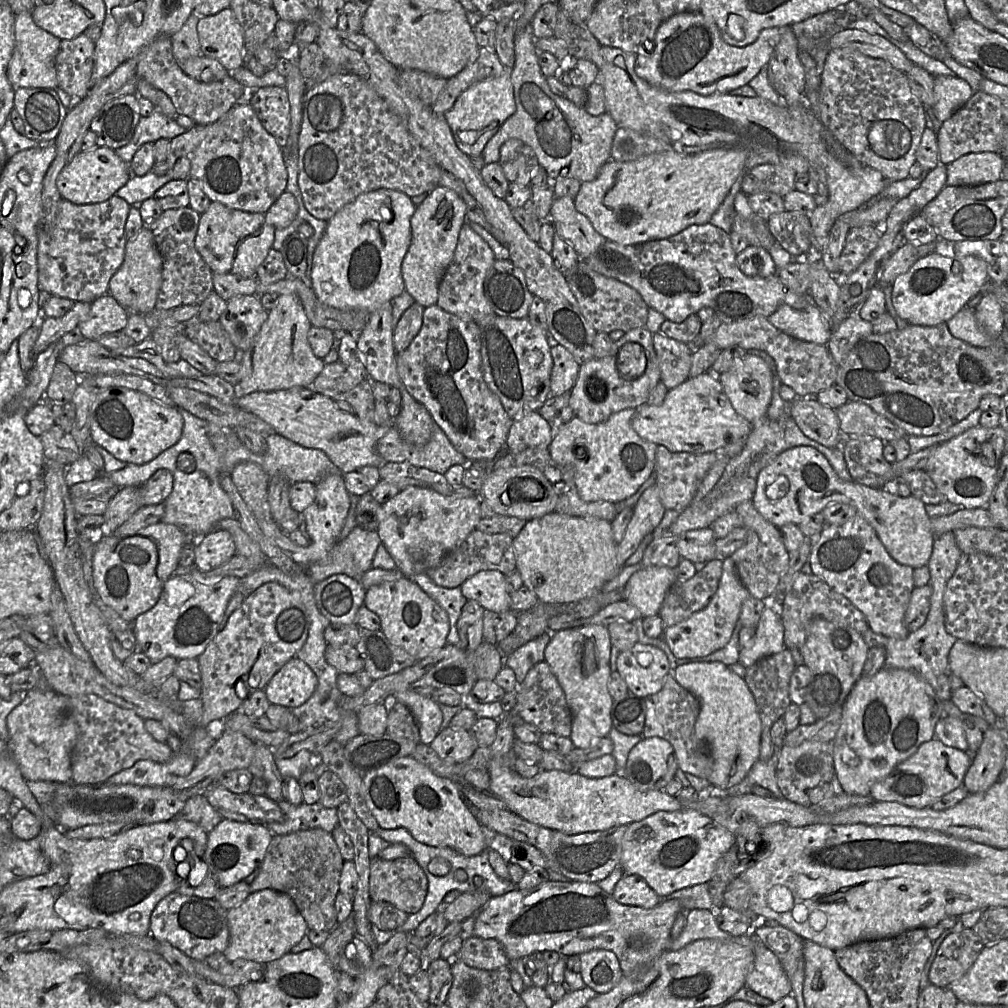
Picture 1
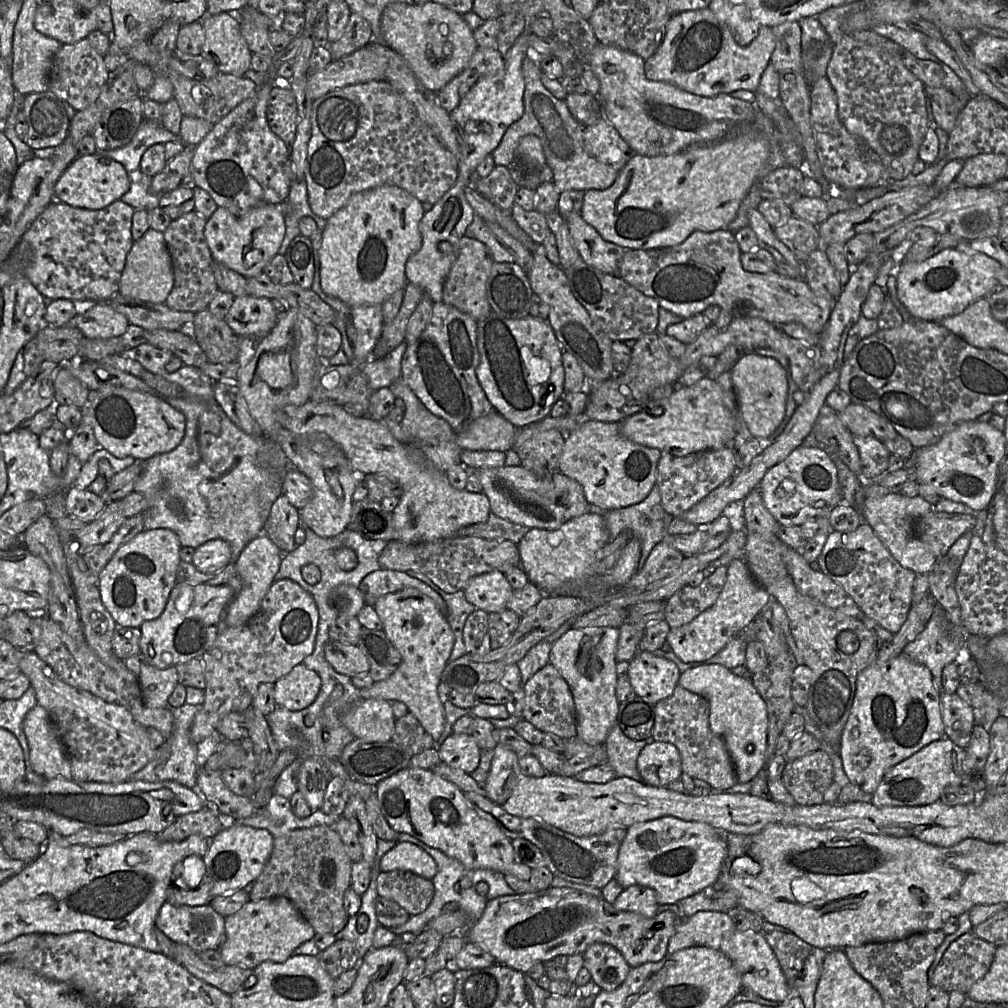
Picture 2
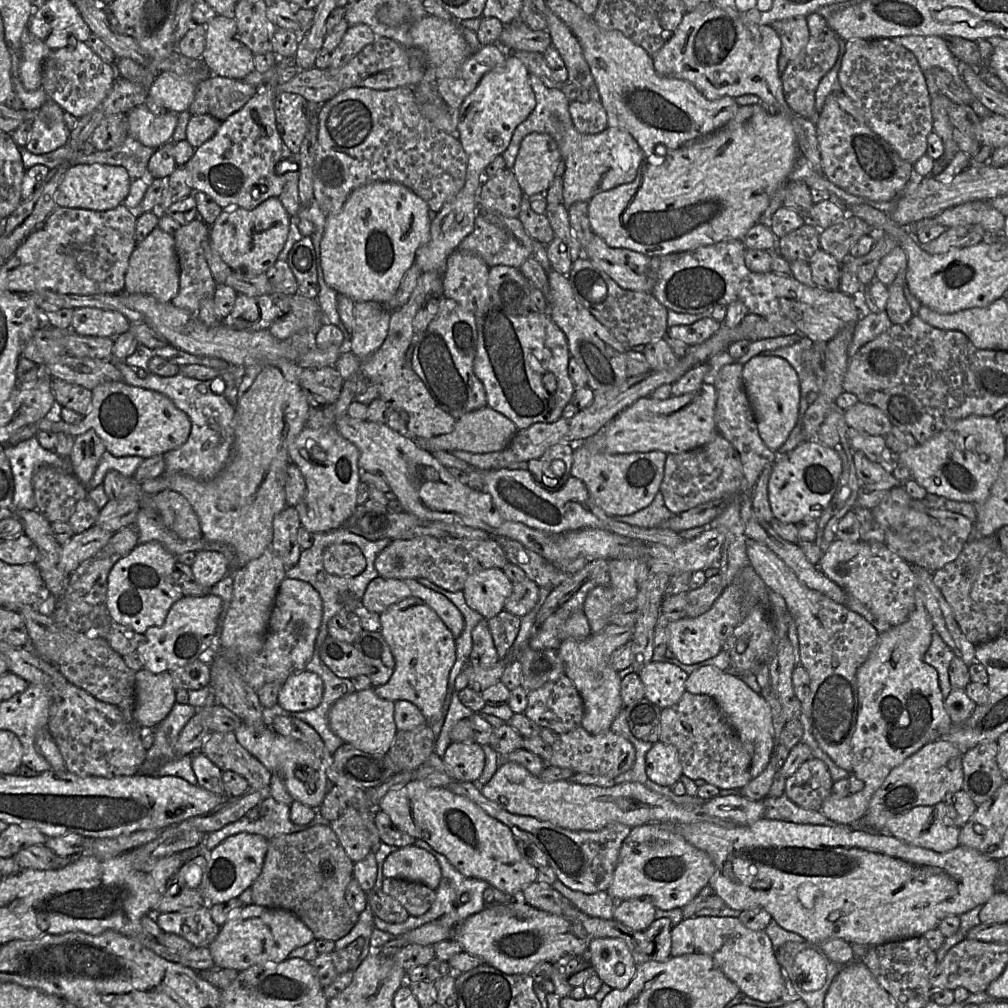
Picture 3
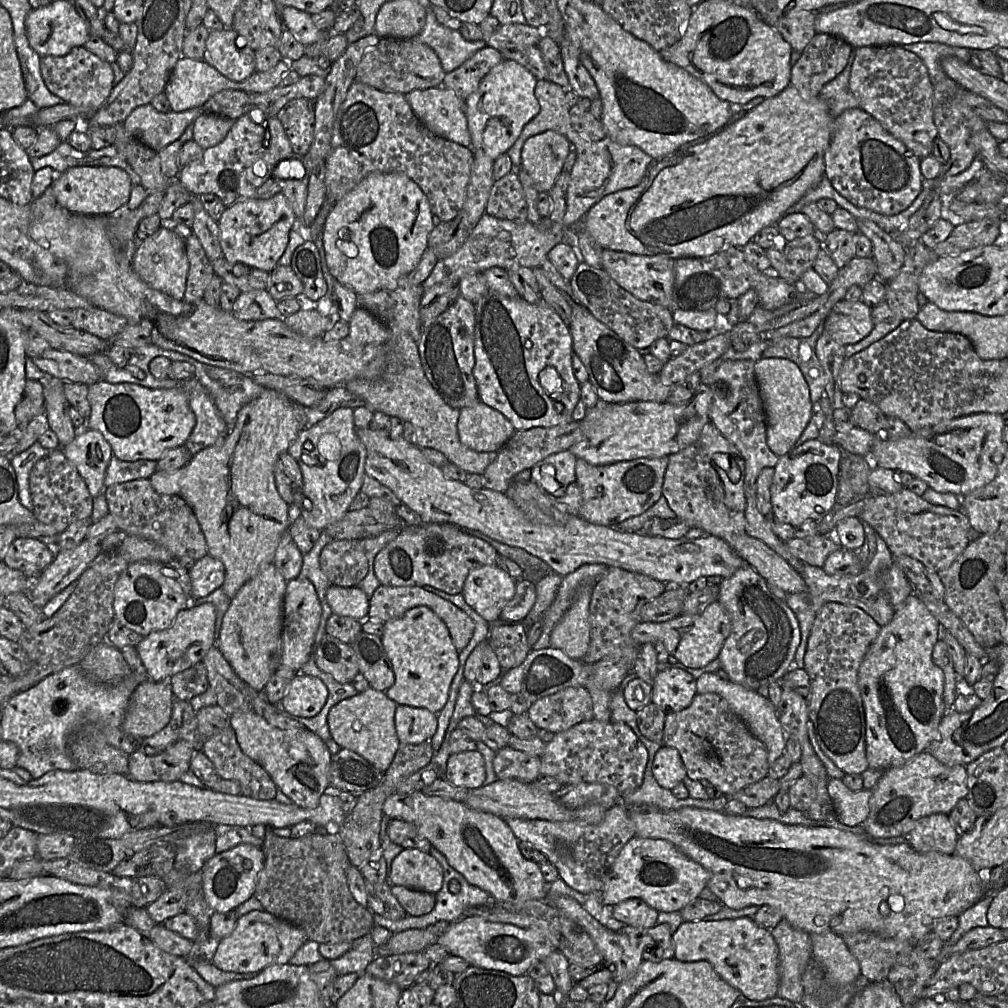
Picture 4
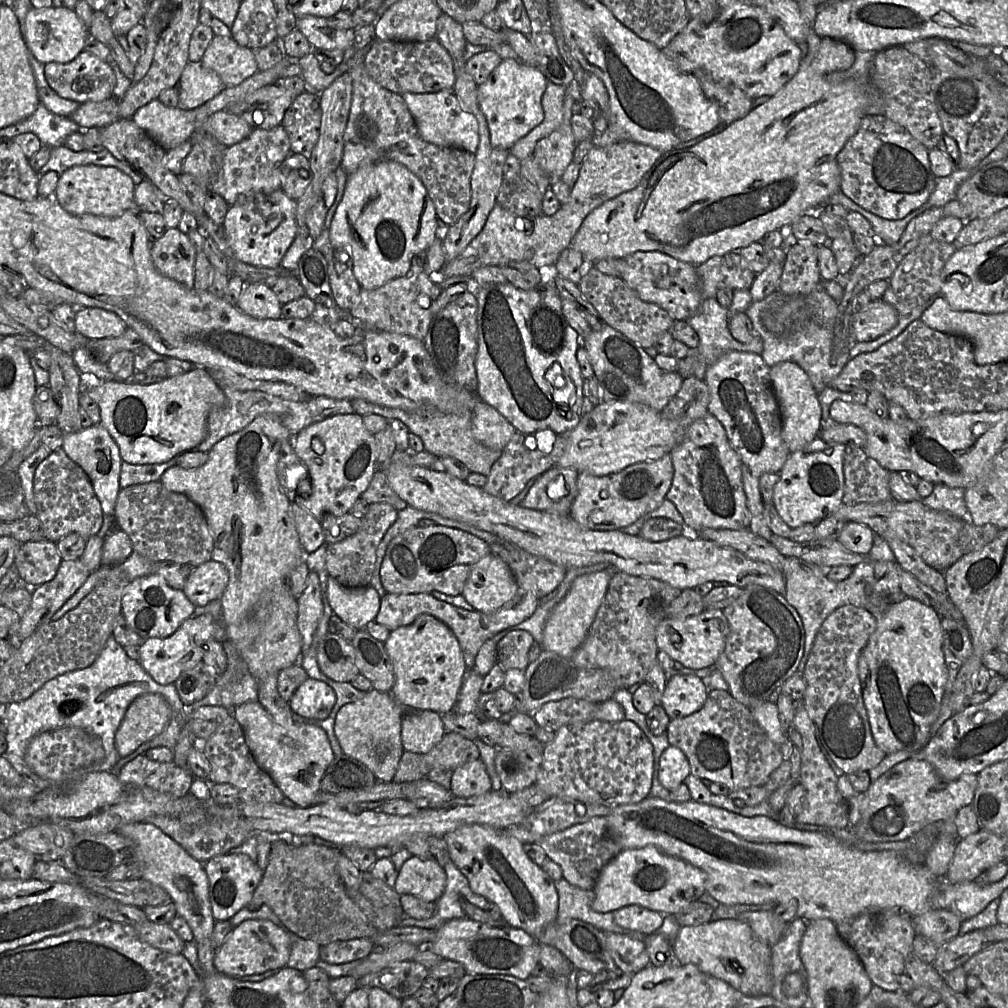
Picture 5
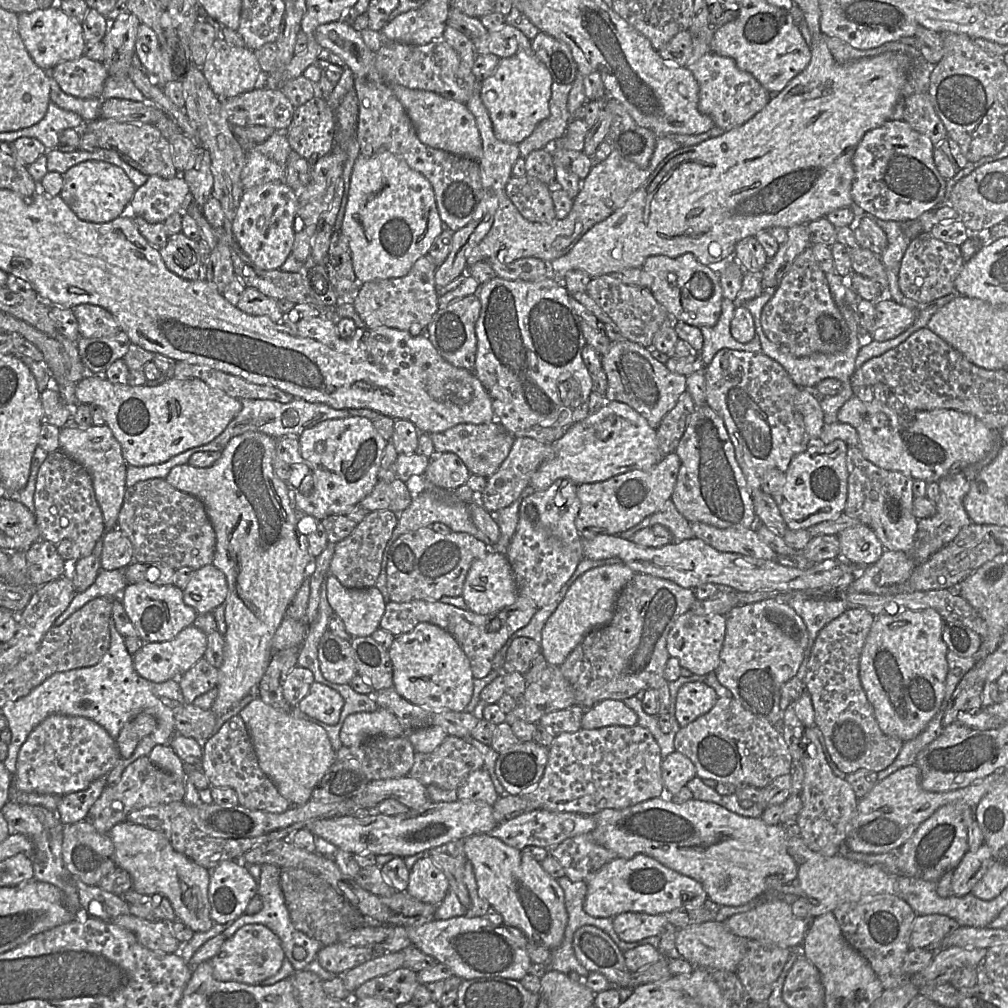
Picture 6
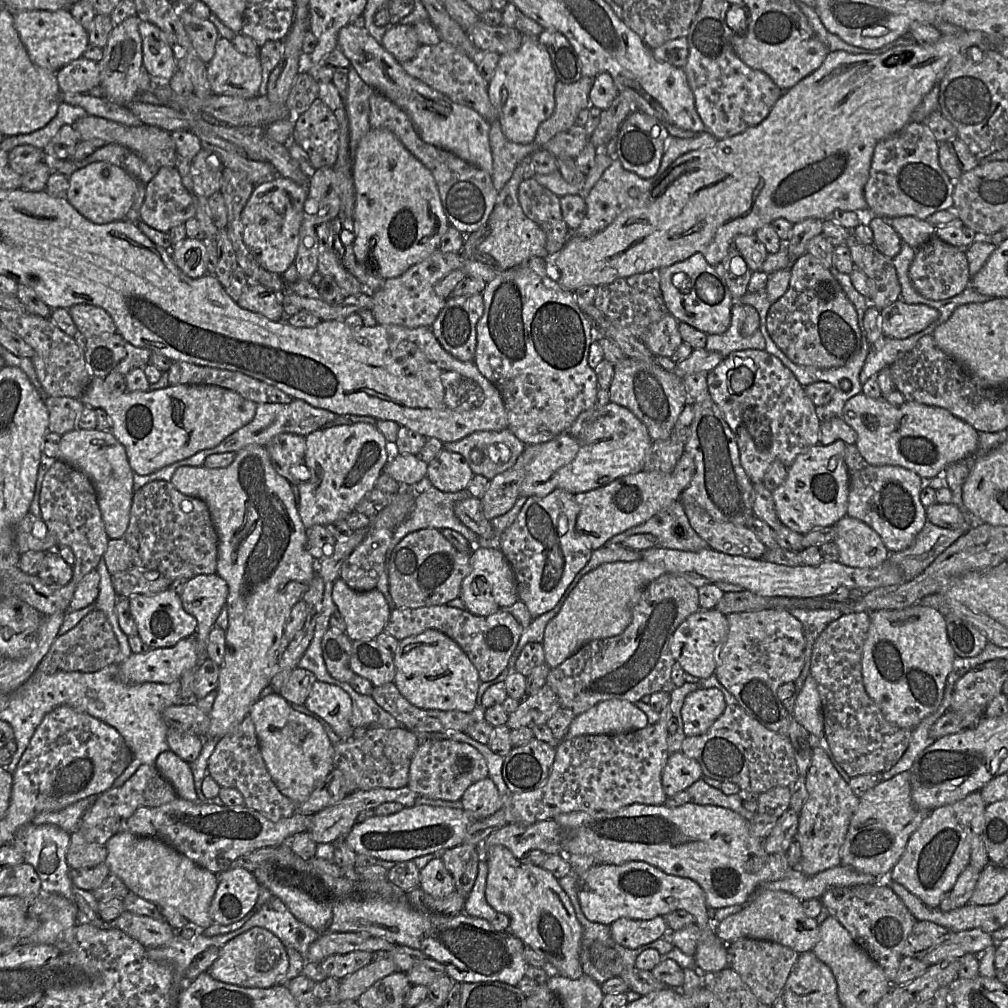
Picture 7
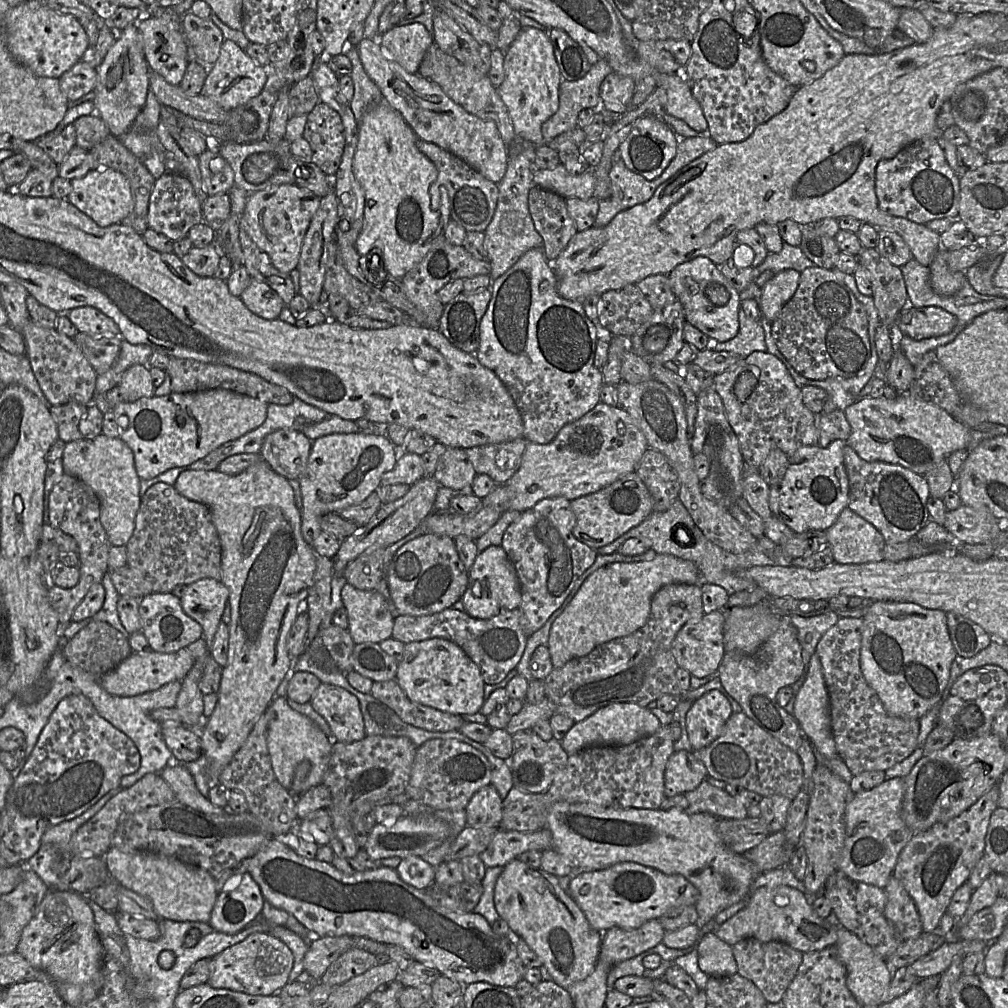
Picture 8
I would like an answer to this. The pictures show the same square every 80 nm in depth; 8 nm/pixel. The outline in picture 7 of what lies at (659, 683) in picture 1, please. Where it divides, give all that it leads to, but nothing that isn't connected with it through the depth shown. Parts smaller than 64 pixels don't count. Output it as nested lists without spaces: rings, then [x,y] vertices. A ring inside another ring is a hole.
[[[699,688],[684,699],[681,709],[686,736],[699,736],[708,731],[724,712],[727,703],[717,688]]]

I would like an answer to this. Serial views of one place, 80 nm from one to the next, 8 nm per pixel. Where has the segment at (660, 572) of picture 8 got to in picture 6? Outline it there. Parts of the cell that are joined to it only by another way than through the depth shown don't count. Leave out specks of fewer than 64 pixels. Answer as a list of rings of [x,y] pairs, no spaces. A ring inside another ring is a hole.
[[[612,564],[591,569],[575,580],[542,630],[540,648],[548,664],[560,666],[592,629],[611,621],[619,593],[635,574],[624,564]]]

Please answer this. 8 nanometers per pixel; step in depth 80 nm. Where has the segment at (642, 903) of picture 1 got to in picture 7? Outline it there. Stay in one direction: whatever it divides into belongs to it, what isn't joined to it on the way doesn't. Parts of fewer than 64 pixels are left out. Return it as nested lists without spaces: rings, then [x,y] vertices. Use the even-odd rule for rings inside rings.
[[[662,915],[649,920],[621,917],[610,925],[610,929],[613,940],[630,949],[662,938],[670,930]]]

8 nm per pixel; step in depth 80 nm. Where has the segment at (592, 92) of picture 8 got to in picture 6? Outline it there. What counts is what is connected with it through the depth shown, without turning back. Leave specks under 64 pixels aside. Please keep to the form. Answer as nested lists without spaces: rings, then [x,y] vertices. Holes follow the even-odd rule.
[[[552,83],[549,100],[550,115],[537,125],[530,136],[518,144],[520,157],[526,158],[531,152],[548,147],[566,134],[572,121],[567,108],[571,87],[571,84]]]

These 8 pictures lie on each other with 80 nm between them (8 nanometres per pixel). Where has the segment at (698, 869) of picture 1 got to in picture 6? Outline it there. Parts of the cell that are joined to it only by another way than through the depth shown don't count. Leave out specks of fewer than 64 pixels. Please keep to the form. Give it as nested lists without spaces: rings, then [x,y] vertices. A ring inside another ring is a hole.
[[[637,854],[626,859],[616,857],[603,865],[587,882],[583,908],[593,917],[615,917],[623,912],[665,914],[678,908],[697,909],[707,900],[702,885],[695,879],[678,873],[656,859]]]

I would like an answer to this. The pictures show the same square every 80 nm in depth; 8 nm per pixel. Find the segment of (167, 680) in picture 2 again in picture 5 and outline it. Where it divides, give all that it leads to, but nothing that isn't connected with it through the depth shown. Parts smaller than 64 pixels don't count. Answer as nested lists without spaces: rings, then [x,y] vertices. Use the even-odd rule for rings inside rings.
[[[144,694],[137,697],[128,707],[116,731],[115,748],[124,758],[140,745],[151,740],[167,726],[171,707],[160,694]]]

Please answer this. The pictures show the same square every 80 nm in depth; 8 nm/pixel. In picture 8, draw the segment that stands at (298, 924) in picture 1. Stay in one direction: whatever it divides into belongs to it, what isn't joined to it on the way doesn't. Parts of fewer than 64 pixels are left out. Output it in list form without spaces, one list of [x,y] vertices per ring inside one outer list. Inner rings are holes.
[[[256,932],[213,957],[212,972],[207,983],[216,989],[273,995],[289,983],[293,965],[293,953],[284,942],[268,932]]]

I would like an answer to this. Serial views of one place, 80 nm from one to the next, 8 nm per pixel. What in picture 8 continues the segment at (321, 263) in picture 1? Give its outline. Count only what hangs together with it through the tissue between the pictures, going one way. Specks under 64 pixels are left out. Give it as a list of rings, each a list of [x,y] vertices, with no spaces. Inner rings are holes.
[[[383,100],[370,107],[361,118],[353,160],[355,177],[365,195],[363,225],[356,240],[356,250],[365,258],[373,252],[380,254],[387,272],[399,279],[423,260],[450,221],[447,190],[439,181],[434,163],[417,148],[416,138],[414,130],[402,115]]]

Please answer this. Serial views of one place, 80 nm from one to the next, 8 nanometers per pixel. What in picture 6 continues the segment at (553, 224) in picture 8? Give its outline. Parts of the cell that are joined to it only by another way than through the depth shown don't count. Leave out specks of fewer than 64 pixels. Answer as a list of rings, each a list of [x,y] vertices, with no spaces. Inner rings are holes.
[[[512,176],[506,184],[505,194],[528,221],[550,223],[557,219],[551,190],[534,177]]]

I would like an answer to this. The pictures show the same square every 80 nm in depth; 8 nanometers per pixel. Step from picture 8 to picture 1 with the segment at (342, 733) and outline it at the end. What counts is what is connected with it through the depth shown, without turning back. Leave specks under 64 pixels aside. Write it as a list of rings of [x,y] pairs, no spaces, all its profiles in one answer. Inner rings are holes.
[[[294,657],[271,678],[264,691],[270,703],[297,708],[311,698],[317,685],[316,674]]]

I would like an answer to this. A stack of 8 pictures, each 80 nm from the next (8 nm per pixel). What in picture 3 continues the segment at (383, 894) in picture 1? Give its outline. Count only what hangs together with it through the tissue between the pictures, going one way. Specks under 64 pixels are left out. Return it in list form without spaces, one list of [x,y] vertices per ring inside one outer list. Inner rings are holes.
[[[384,878],[382,890],[397,900],[411,916],[421,916],[433,905],[436,892],[428,886],[414,881]]]

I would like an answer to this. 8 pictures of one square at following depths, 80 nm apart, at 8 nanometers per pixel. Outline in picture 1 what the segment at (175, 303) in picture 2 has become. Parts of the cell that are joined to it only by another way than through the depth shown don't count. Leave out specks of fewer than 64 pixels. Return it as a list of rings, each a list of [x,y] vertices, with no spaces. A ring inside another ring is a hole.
[[[190,206],[168,209],[150,226],[162,258],[162,284],[155,305],[157,310],[201,305],[214,291],[213,272],[195,247],[200,217],[201,214]]]

